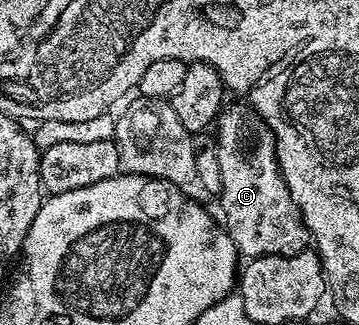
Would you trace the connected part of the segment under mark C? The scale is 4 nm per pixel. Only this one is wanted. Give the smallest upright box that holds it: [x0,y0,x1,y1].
[216,106,311,260]

